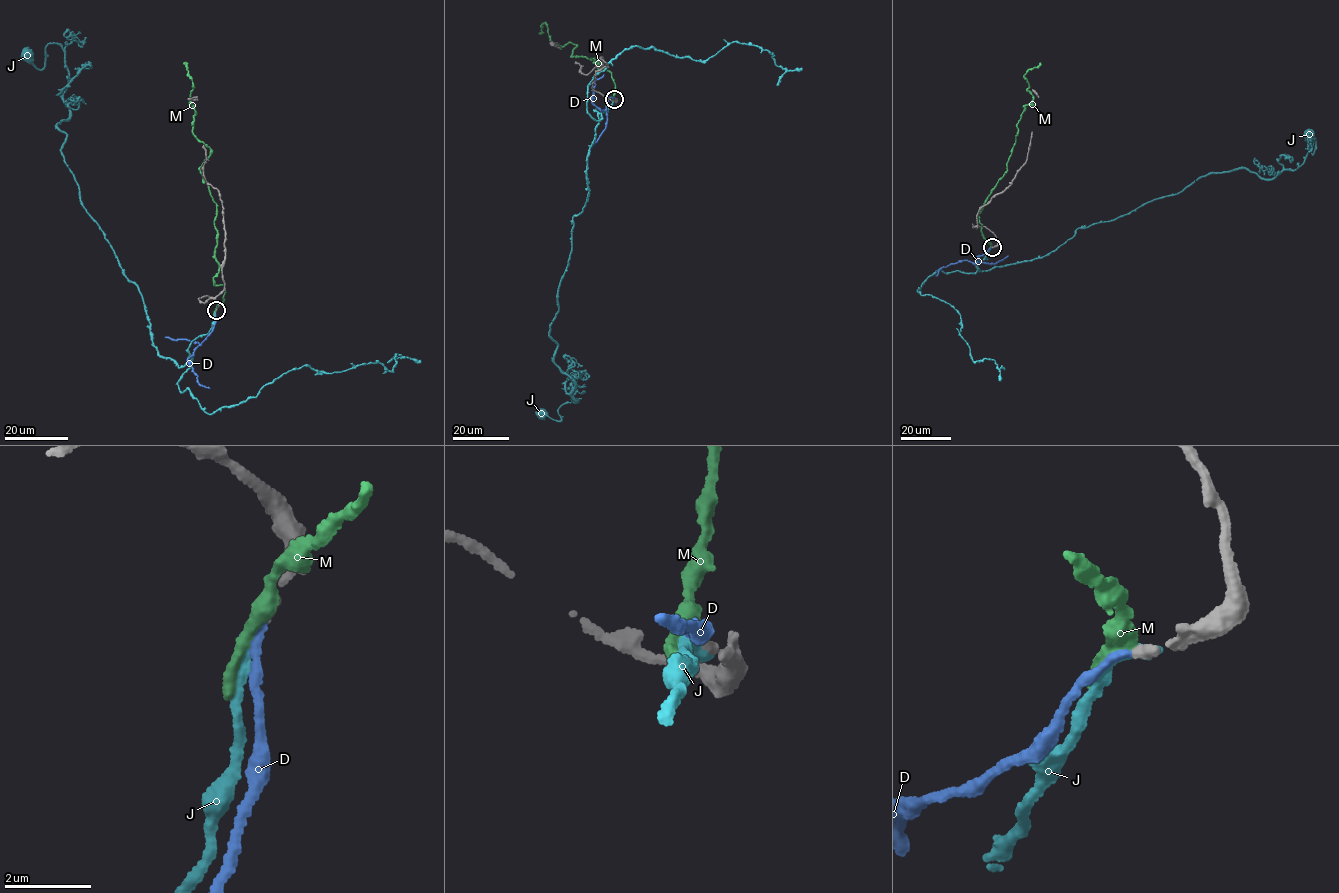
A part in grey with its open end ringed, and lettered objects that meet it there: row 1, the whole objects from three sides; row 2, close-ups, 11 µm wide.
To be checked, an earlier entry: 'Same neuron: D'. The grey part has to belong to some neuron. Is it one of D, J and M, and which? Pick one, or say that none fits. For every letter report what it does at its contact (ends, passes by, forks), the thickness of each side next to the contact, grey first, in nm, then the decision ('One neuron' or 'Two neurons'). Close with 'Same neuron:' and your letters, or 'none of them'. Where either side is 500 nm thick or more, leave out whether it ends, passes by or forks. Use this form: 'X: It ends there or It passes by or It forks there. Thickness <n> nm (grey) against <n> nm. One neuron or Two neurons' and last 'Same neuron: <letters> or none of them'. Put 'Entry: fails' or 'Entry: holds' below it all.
D: It ends there. Thickness 200 nm (grey) against 200 nm. One neuron
J: It ends there. Thickness 240 nm (grey) against 240 nm. Two neurons
M: It passes by. Thickness 200 nm (grey) against 360 nm. Two neurons
Same neuron: D
Entry: holds

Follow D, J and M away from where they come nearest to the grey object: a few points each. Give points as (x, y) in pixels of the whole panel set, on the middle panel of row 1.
D: (614, 99), (611, 97), (603, 110), (592, 103), (595, 80), (603, 74)
J: (615, 99), (595, 110), (587, 201), (550, 327), (554, 363), (578, 401), (560, 405), (561, 420), (542, 412)
M: (614, 99), (611, 73), (598, 62), (572, 56), (570, 42), (557, 46), (545, 22), (539, 33)

